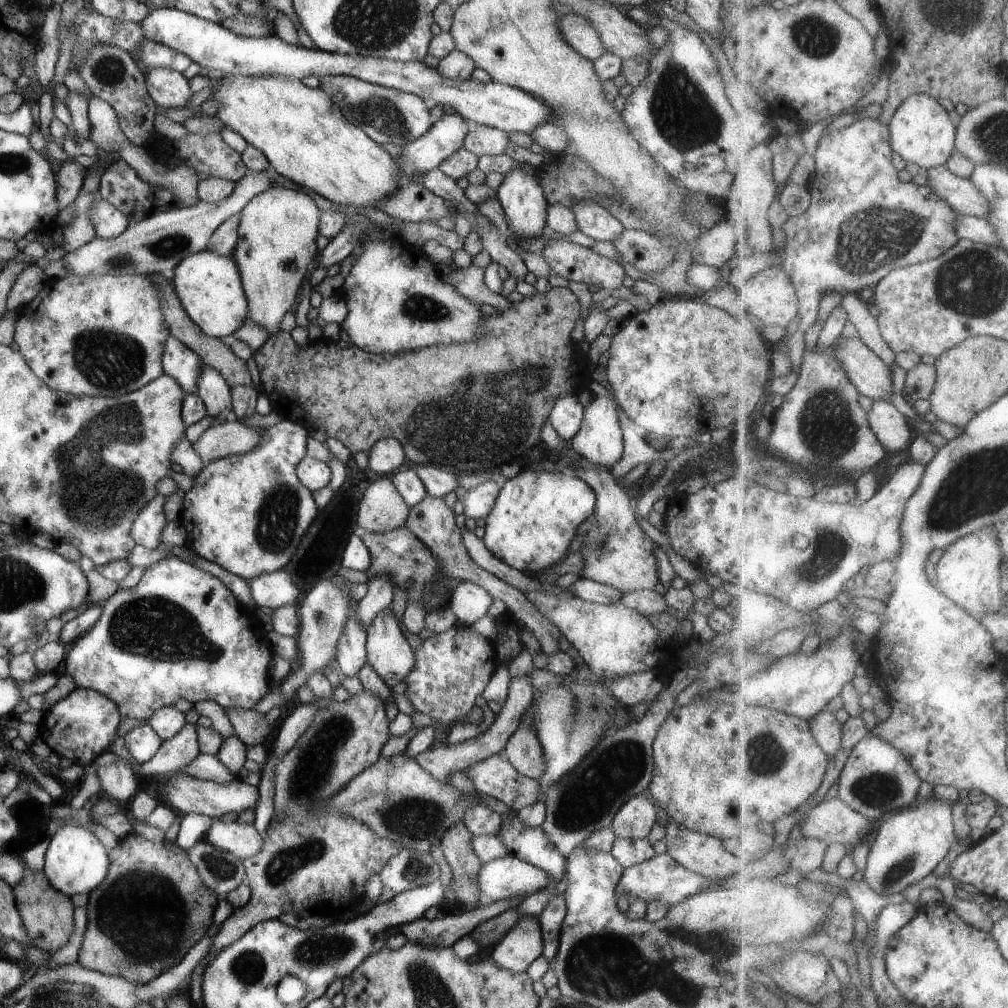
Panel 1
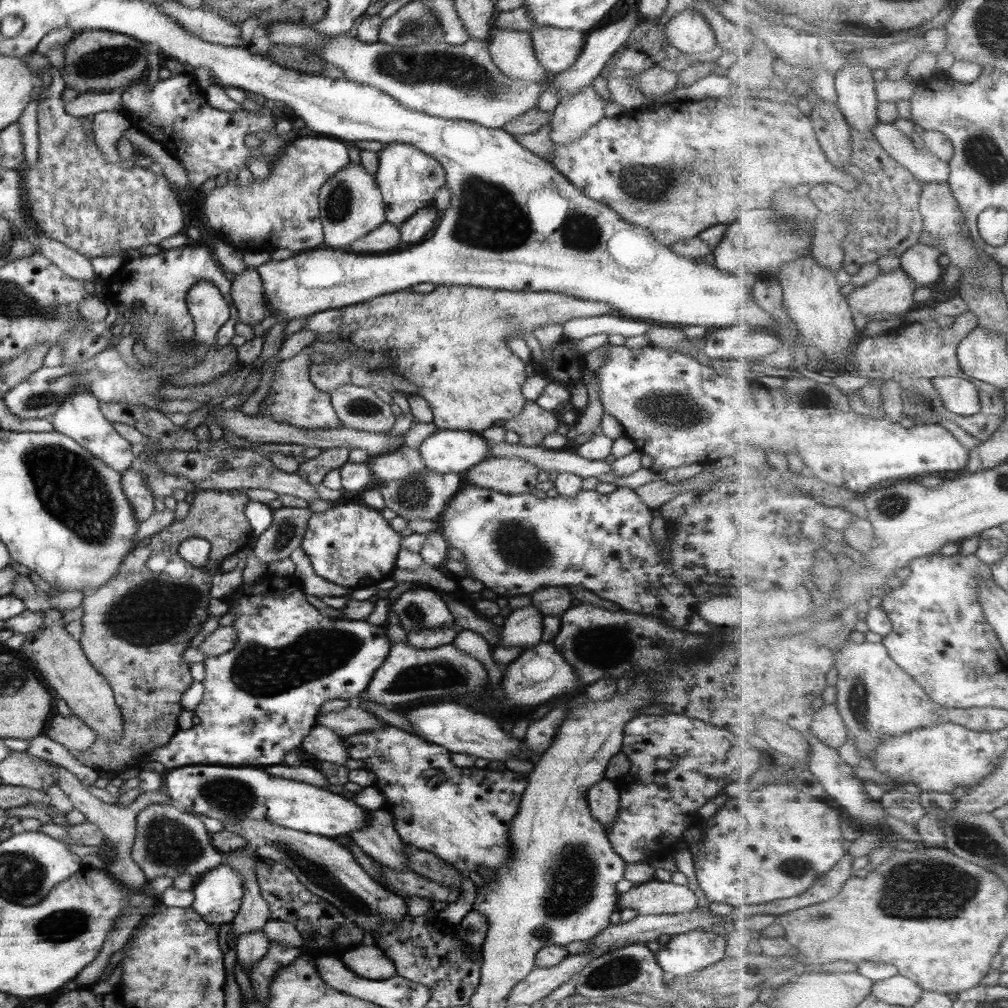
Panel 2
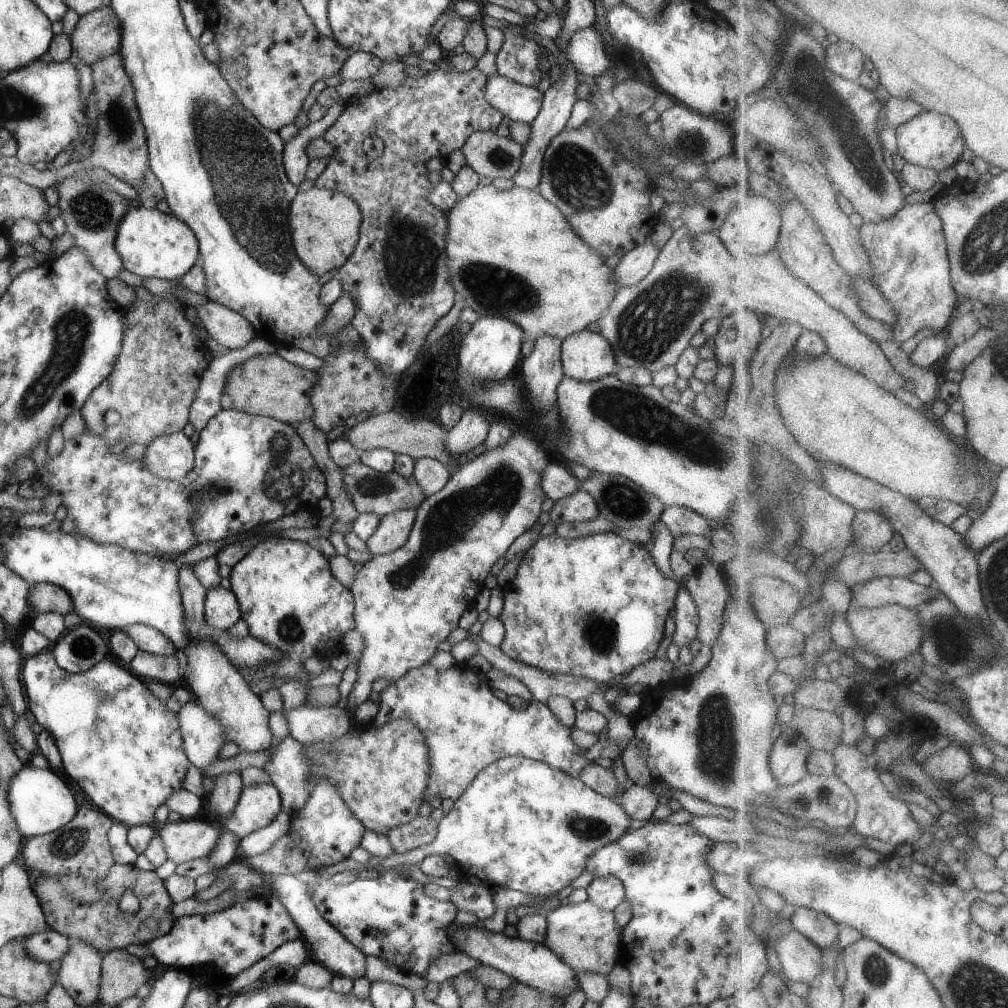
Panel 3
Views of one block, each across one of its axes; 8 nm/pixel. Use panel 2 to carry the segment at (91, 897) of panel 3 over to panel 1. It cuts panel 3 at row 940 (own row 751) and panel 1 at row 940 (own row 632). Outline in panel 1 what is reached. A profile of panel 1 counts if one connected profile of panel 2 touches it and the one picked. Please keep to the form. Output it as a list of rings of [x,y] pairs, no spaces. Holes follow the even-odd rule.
[[[135,832],[126,835],[123,839],[120,839],[118,846],[108,853],[110,862],[110,868],[108,870],[108,876],[104,878],[102,884],[98,884],[98,888],[94,892],[88,894],[88,904],[86,904],[86,910],[88,912],[88,924],[86,926],[86,932],[84,932],[84,940],[82,940],[82,948],[78,952],[78,963],[88,970],[94,970],[98,973],[109,975],[112,977],[121,977],[128,982],[134,982],[135,984],[147,984],[180,964],[184,960],[186,954],[190,952],[201,938],[204,938],[204,934],[213,925],[213,916],[217,908],[217,904],[220,898],[212,891],[208,889],[208,886],[204,886],[202,878],[198,874],[198,870],[194,867],[194,864],[188,858],[186,851],[182,850],[180,846],[170,841],[152,842],[146,840],[144,836]],[[108,886],[110,886],[110,922],[108,922]]]

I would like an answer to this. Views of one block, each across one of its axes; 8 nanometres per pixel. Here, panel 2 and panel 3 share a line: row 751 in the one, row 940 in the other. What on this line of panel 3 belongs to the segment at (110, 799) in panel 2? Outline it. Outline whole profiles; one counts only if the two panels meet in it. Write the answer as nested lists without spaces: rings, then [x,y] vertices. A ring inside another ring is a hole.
[[[48,925],[42,934],[34,934],[32,938],[27,938],[24,948],[30,958],[34,958],[38,962],[51,963],[58,961],[68,952],[68,948],[72,946],[70,939]]]

